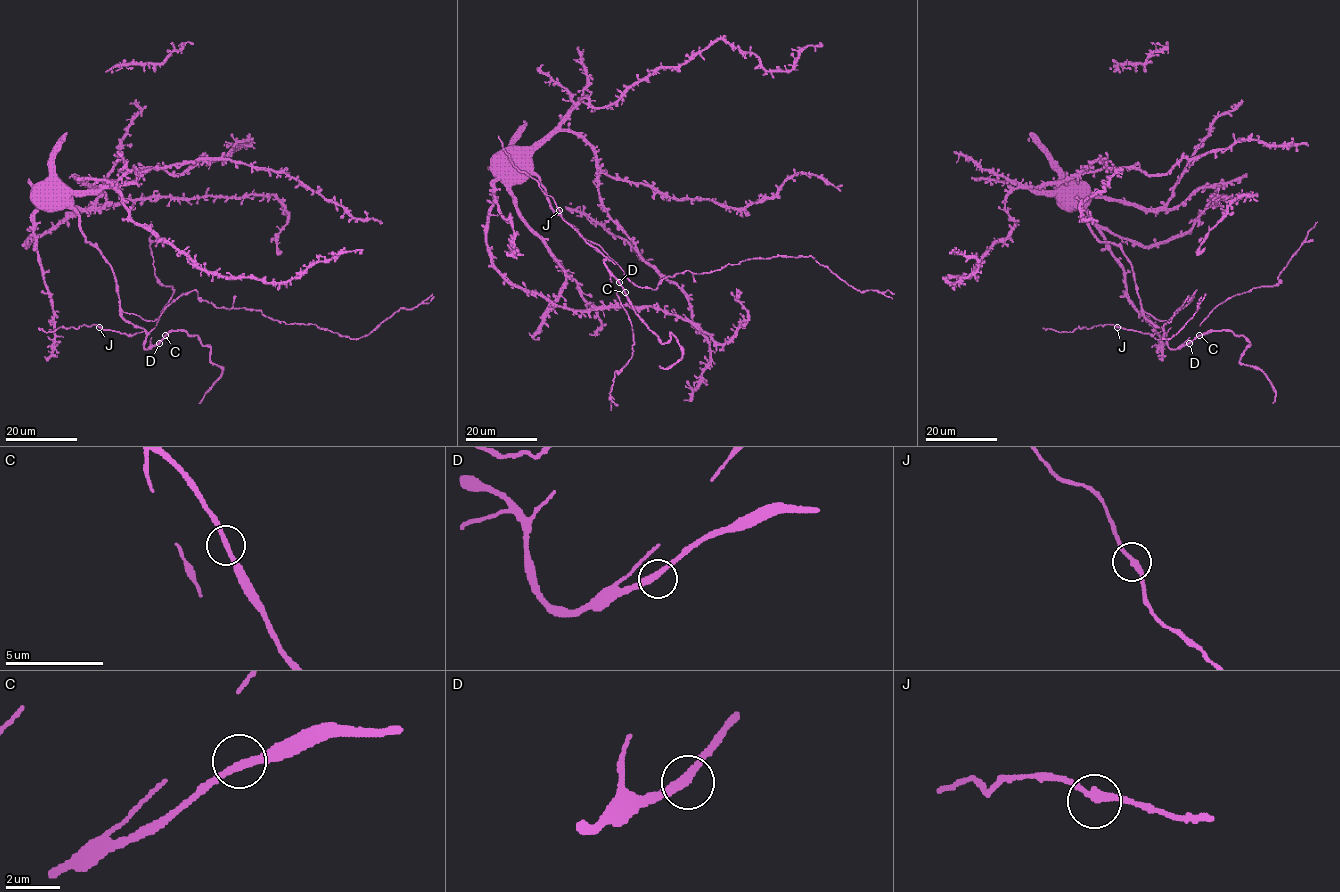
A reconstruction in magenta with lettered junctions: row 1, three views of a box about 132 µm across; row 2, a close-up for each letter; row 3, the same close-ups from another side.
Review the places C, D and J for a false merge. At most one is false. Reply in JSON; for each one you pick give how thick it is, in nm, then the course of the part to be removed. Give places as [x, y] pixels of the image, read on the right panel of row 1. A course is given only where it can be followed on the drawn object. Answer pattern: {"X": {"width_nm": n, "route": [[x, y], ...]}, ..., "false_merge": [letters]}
{"false_merge": []}

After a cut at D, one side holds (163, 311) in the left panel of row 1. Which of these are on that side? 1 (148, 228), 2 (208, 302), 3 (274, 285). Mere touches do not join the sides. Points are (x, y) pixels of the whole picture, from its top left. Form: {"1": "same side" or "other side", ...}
{"1": "other side", "2": "same side", "3": "other side"}

